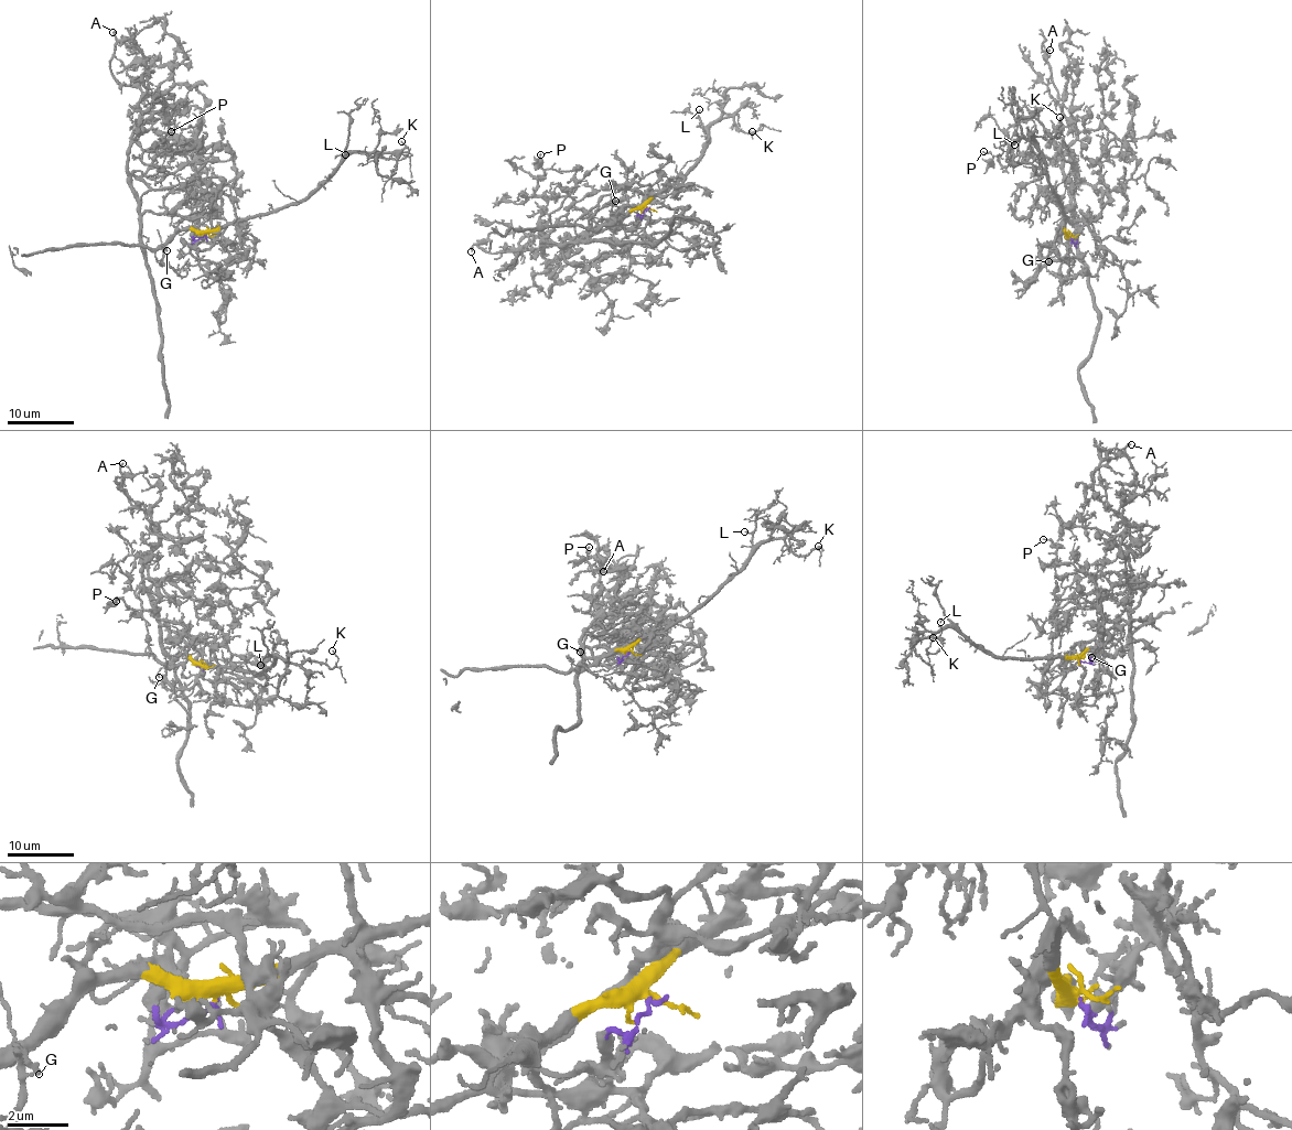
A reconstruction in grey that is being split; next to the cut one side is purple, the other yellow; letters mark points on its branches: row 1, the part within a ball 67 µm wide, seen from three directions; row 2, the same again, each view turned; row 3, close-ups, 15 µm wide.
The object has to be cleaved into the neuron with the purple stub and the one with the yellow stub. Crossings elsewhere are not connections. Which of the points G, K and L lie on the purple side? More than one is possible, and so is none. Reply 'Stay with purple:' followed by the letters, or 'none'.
Stay with purple: none

